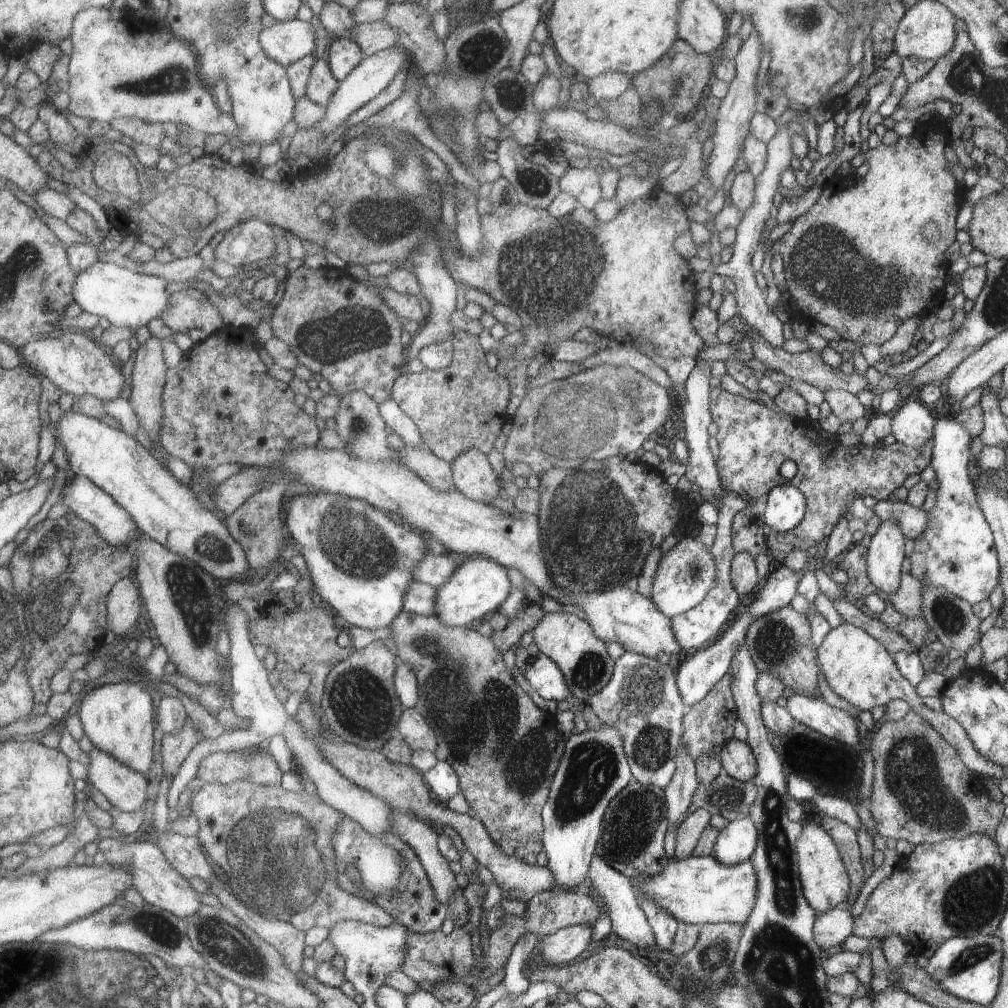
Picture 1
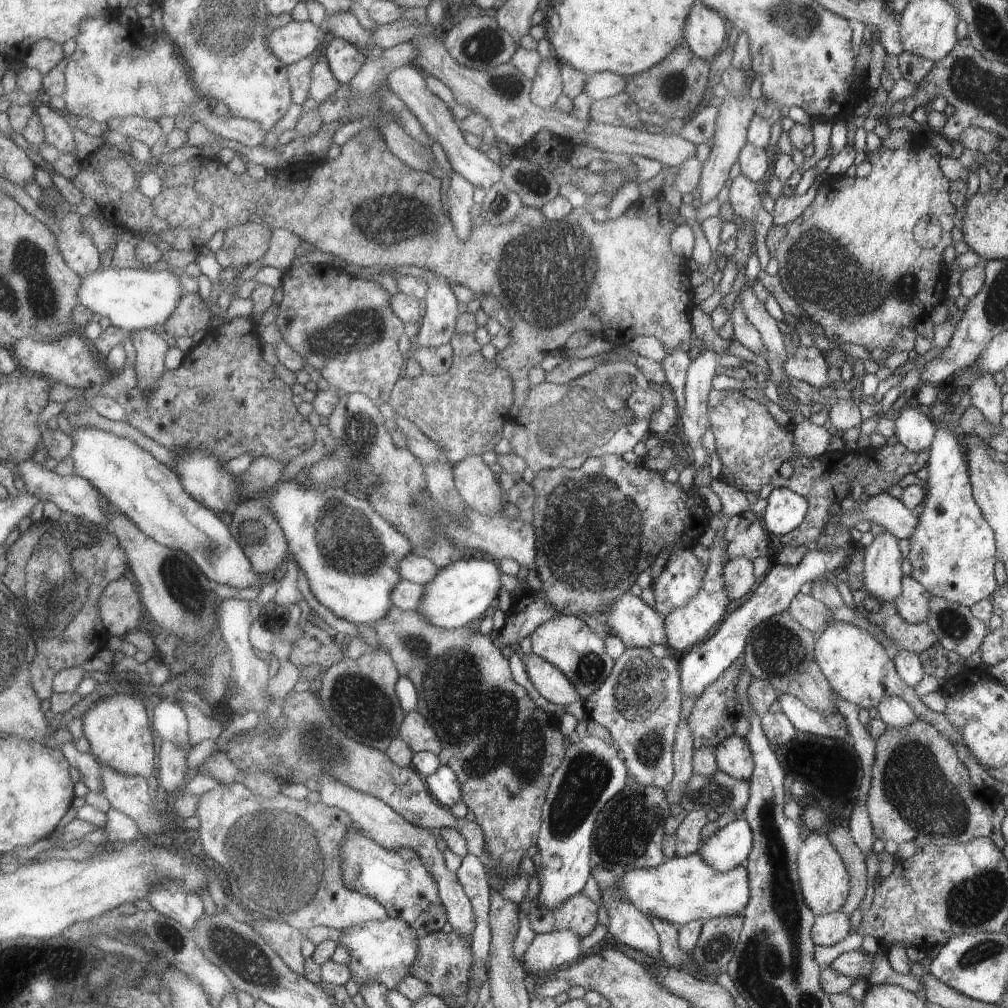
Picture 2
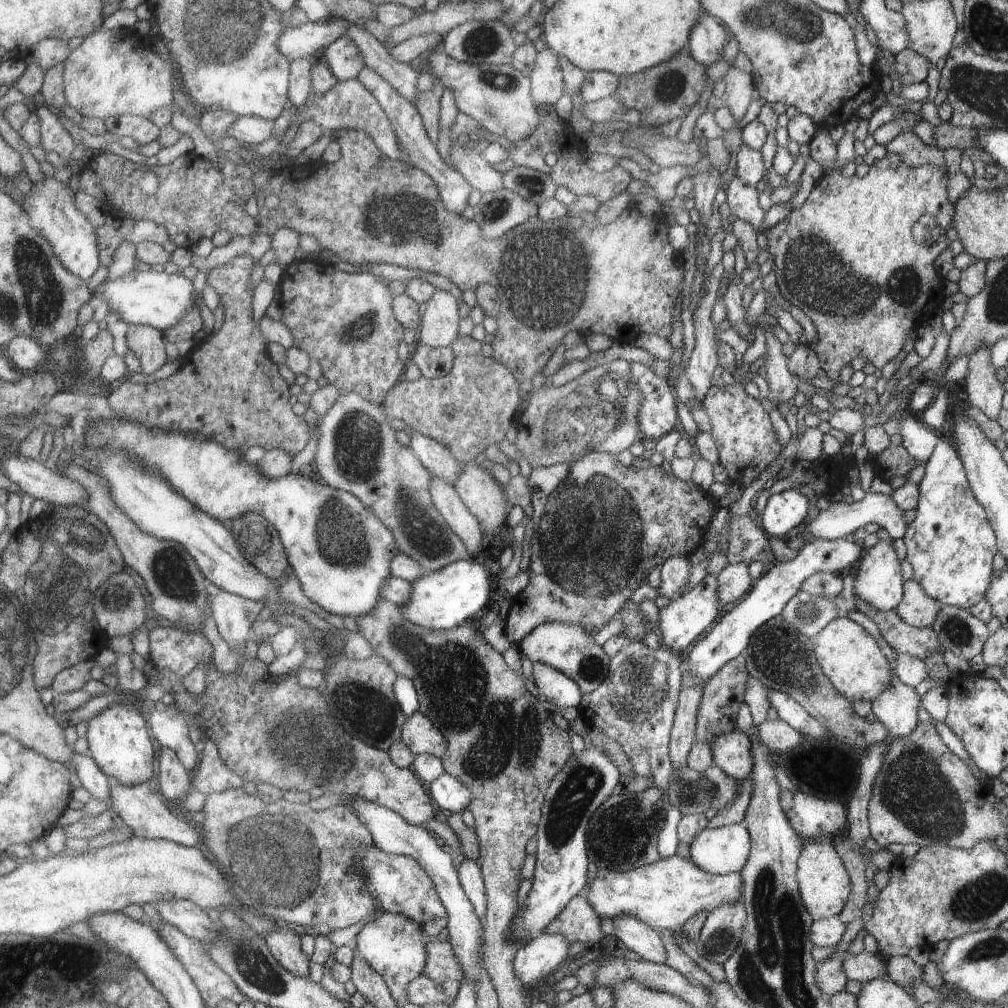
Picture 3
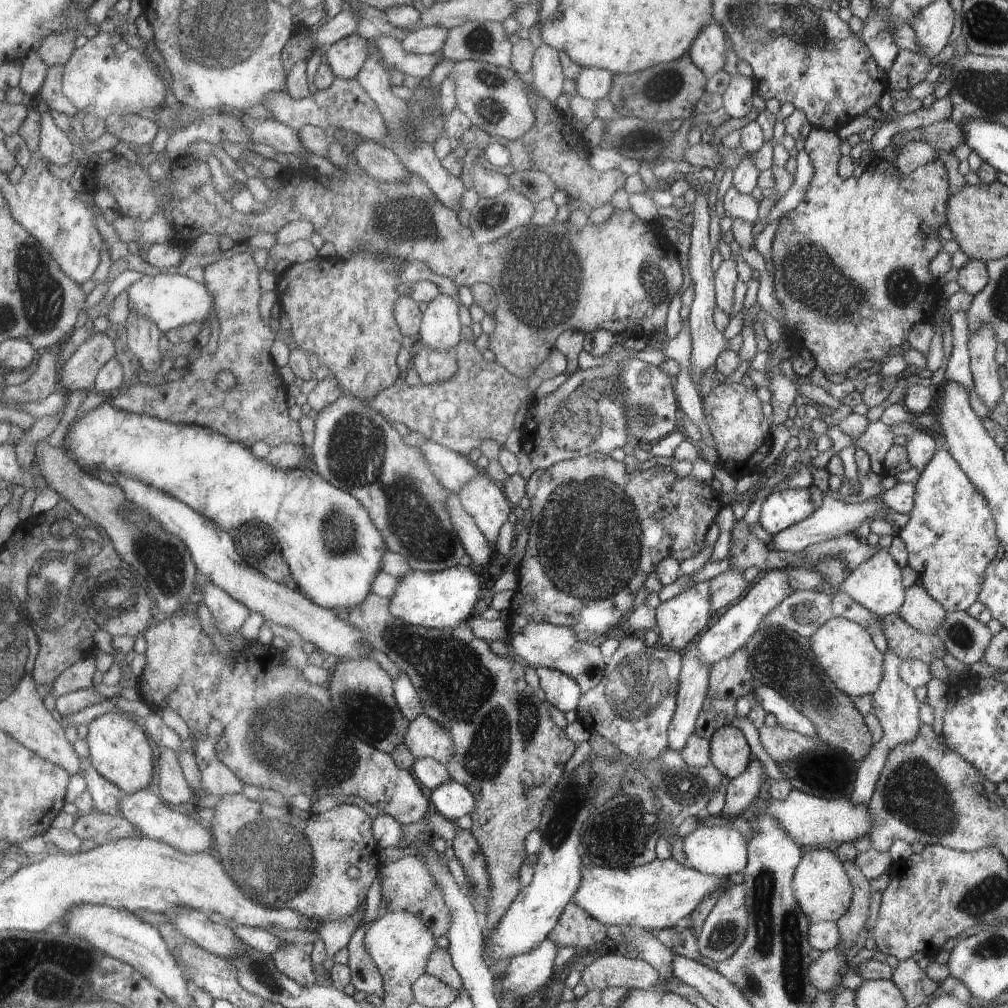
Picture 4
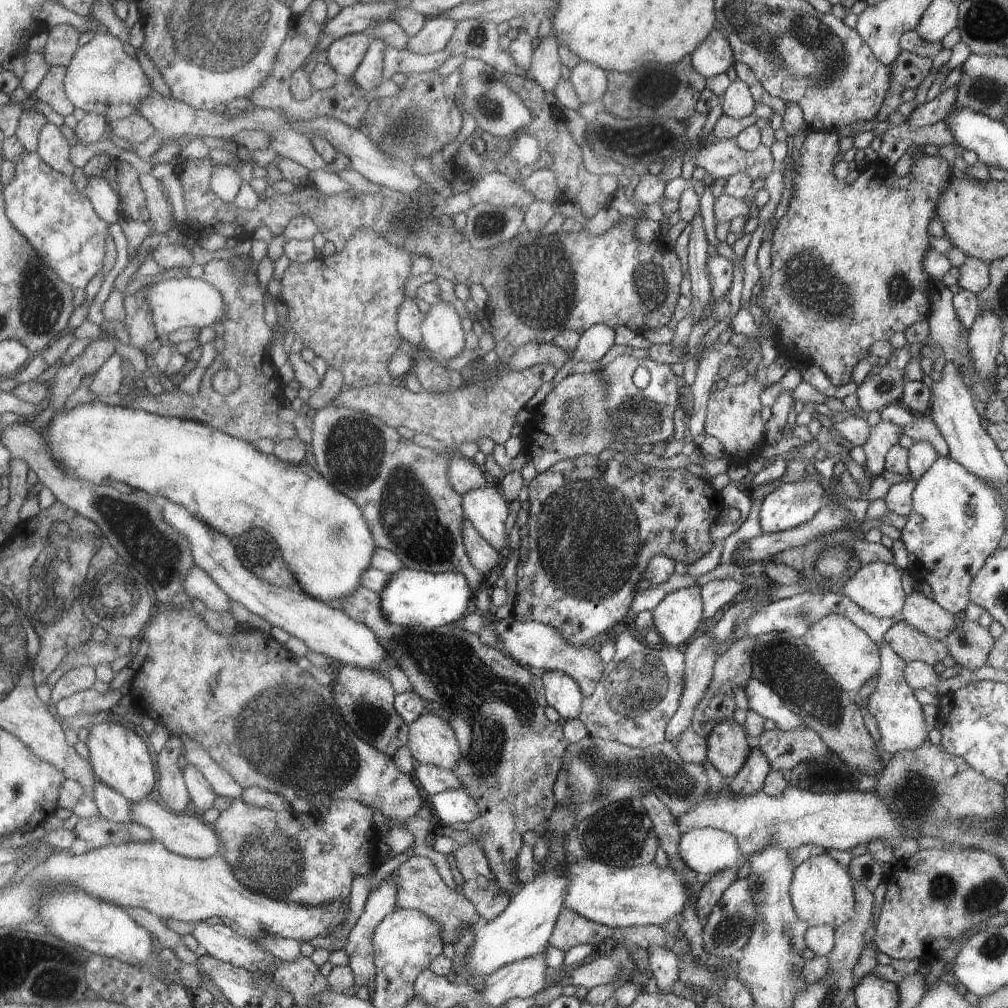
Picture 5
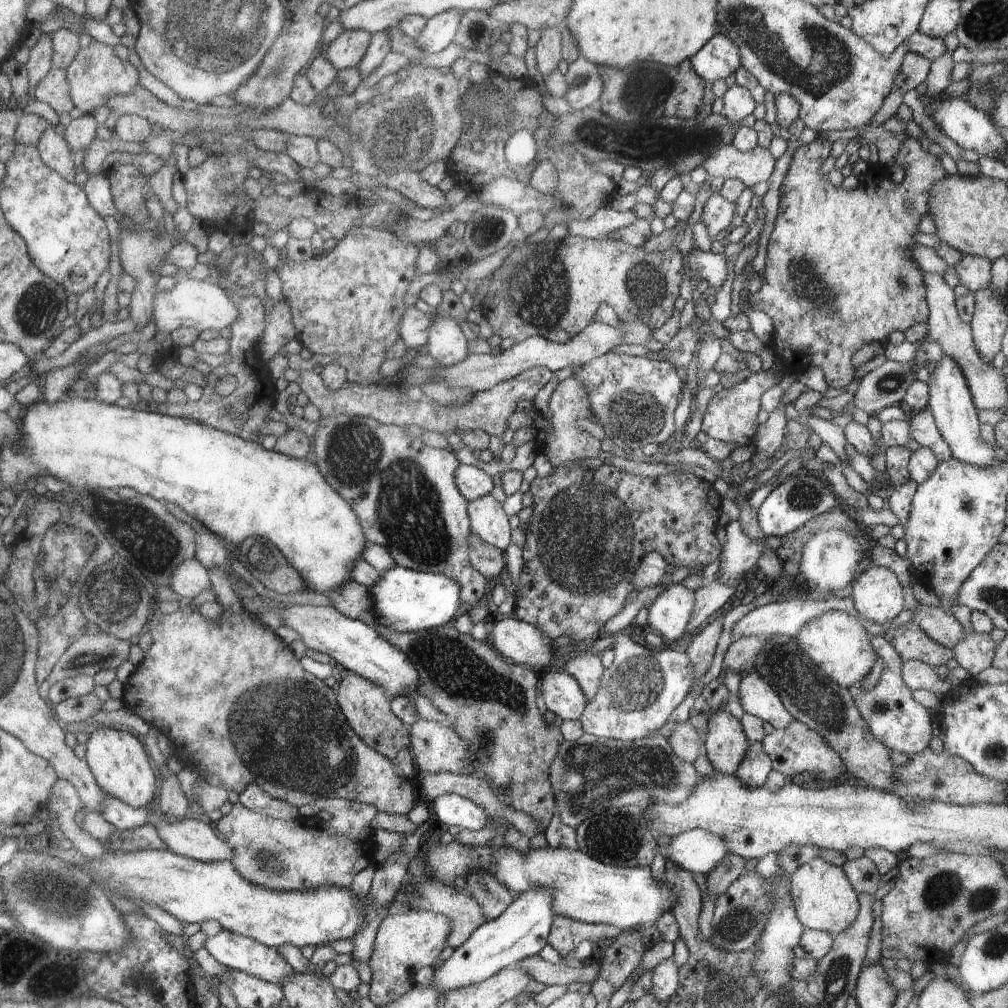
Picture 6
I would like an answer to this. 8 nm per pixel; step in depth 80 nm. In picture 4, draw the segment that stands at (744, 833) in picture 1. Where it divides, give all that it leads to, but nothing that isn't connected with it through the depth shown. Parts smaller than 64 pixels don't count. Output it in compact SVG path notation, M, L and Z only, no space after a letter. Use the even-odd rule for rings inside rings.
M704 827L694 829L687 837L683 838L683 849L686 857L685 864L694 870L729 877L730 874L743 872L747 866L748 840L742 831L731 827Z

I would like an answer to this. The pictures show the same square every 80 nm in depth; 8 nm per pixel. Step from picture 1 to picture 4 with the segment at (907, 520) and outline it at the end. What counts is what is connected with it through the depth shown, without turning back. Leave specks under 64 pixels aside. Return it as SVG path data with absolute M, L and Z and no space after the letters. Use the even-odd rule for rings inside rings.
M810 462L805 464L812 474L813 484L816 485L822 492L822 505L811 514L810 517L805 518L803 521L789 526L787 529L781 530L779 533L773 535L771 542L766 546L773 551L788 551L796 554L797 552L804 551L808 545L821 543L830 539L839 537L840 534L850 534L858 528L866 518L873 518L873 520L884 519L890 513L890 510L885 505L885 502L879 497L868 499L867 501L858 503L850 501L844 503L834 499L829 489L829 472L826 468L816 468ZM885 510L885 511L884 511ZM880 512L884 512L882 516L878 516ZM885 517L885 518L884 518Z

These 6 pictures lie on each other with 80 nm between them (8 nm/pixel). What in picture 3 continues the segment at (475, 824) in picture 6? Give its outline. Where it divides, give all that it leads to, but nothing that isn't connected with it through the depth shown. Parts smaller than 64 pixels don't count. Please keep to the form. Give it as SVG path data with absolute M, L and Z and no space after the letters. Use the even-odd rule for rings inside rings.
M444 772L431 786L431 796L436 806L450 814L464 812L470 804L470 792L458 778Z

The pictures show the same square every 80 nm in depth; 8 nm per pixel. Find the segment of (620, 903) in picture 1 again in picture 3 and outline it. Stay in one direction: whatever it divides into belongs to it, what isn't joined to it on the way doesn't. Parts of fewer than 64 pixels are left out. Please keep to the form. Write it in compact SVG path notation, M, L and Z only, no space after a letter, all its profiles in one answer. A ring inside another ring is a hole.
M626 914L616 916L612 922L615 936L626 948L636 952L644 961L665 964L666 952L658 929L650 928L642 920Z

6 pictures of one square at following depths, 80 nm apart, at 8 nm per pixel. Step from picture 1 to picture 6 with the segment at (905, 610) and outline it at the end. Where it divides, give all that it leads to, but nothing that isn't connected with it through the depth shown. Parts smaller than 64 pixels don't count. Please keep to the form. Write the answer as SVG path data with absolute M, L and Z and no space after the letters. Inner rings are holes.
M918 603L920 608L909 610L913 616L910 623L920 626L933 641L949 649L962 642L967 635L958 620L941 607L928 607Z

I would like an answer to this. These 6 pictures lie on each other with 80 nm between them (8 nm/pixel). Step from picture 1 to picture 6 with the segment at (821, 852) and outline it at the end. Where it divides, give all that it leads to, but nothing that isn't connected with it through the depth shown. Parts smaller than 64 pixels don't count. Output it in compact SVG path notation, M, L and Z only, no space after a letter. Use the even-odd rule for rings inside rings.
M816 856L803 864L790 877L790 894L799 921L805 928L826 931L837 935L856 920L859 913L859 893L854 890L841 867Z

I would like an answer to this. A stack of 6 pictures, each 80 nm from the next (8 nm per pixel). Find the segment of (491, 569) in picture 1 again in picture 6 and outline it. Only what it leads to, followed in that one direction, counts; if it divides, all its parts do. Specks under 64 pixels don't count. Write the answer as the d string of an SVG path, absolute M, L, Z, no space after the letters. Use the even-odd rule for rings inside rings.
M394 565L381 572L379 581L369 588L374 602L372 610L378 622L401 633L435 629L452 623L462 604L462 587L447 576L415 571Z

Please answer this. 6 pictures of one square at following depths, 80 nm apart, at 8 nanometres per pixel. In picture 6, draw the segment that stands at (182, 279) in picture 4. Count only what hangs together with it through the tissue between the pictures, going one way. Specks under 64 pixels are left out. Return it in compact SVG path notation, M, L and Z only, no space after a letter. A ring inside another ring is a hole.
M198 279L180 280L172 290L165 290L154 296L153 322L155 330L172 332L176 328L196 328L201 333L203 330L224 330L232 326L239 317L239 307L235 305L231 294L221 289L216 282Z

